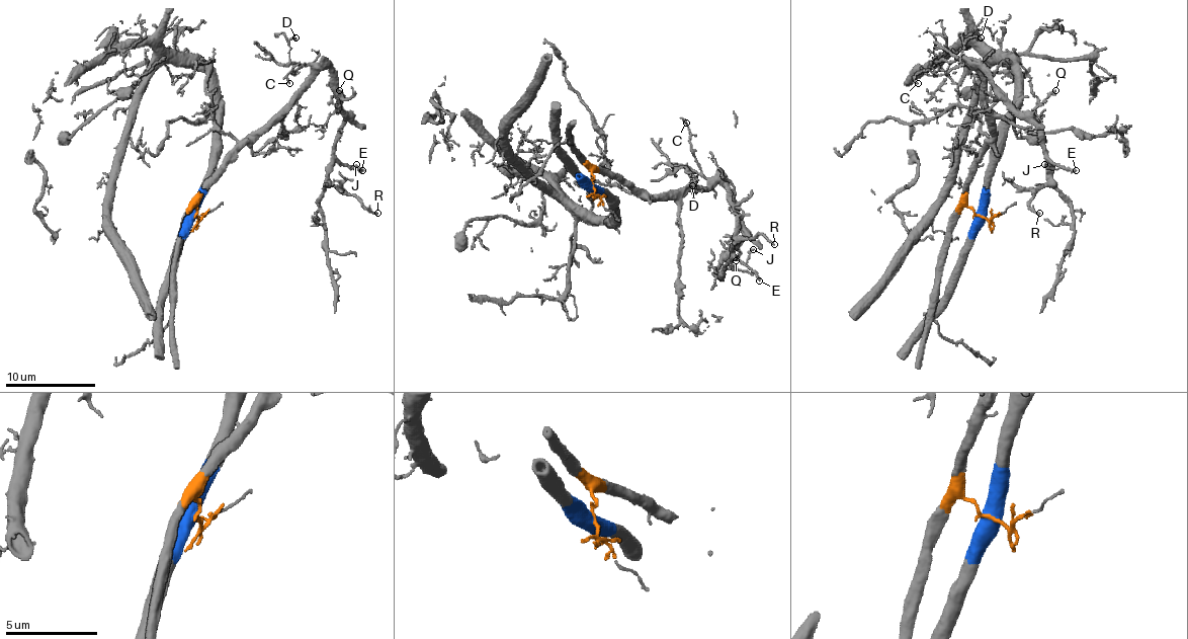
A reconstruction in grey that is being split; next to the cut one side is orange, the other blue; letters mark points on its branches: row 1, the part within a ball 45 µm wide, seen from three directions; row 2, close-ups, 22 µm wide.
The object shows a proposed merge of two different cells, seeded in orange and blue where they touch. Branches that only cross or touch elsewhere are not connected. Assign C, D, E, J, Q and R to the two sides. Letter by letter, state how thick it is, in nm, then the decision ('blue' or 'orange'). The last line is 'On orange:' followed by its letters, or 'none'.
C: calibre 110 nm; orange
D: calibre 120 nm; orange
E: calibre 220 nm; orange
J: calibre 150 nm; orange
Q: calibre 190 nm; orange
R: calibre 170 nm; orange
On orange: C, D, E, J, Q, R

